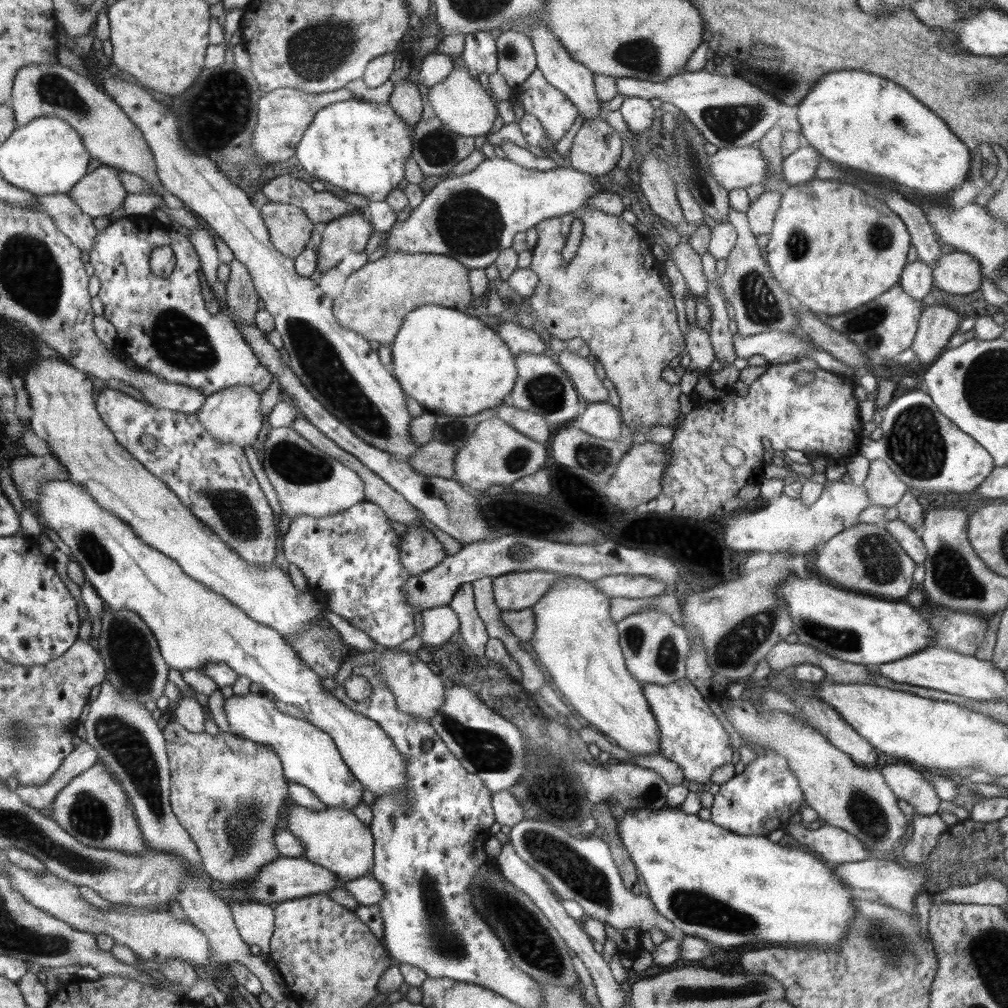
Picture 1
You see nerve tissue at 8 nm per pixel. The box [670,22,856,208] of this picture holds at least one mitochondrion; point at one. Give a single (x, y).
(731, 122)

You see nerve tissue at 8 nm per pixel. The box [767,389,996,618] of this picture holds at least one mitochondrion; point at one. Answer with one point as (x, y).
(915, 444)

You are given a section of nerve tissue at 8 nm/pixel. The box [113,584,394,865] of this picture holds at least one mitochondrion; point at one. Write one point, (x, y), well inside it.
(241, 827)

